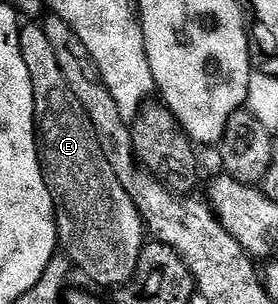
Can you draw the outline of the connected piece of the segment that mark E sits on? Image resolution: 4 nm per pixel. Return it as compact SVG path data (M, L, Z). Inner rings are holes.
M37 23L22 24L17 42L23 51L23 63L27 63L27 71L31 75L31 87L35 95L37 158L41 164L43 179L47 183L47 191L53 200L60 248L70 262L77 269L81 268L95 284L110 287L123 285L131 279L141 249L147 243L145 222L141 220L135 203L131 203L131 195L127 195L119 179L115 179L115 171L111 171L103 155L91 119L87 119L87 111L83 111L79 99L71 95L71 87L67 87L67 79L63 79L63 71L59 71L55 50L51 48L44 28Z

